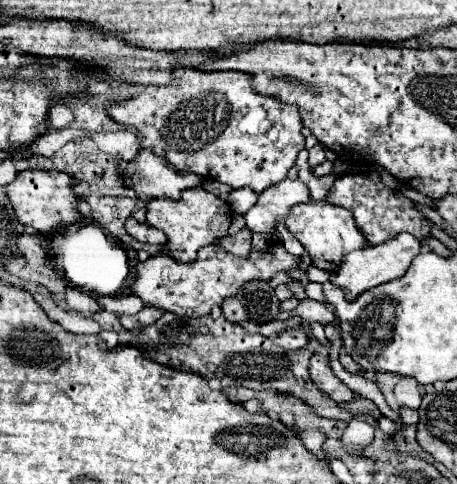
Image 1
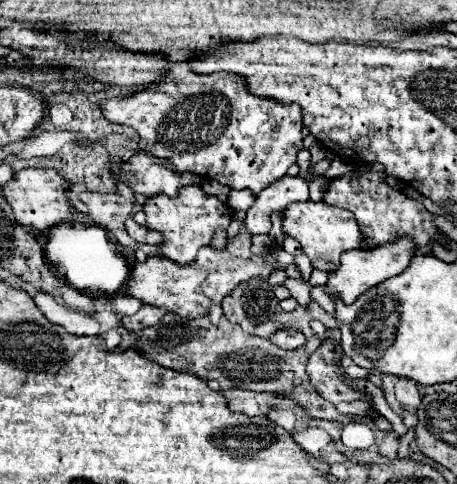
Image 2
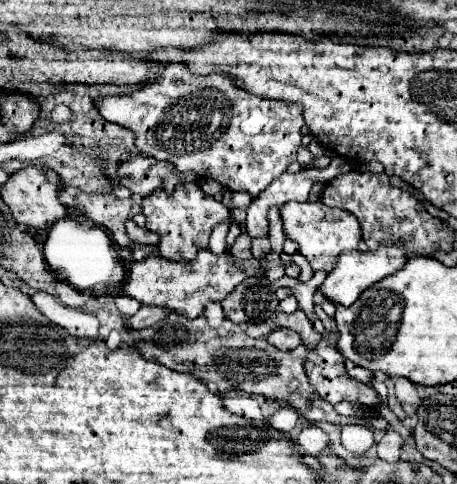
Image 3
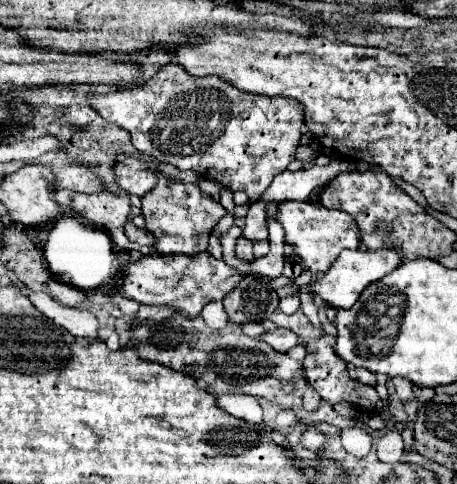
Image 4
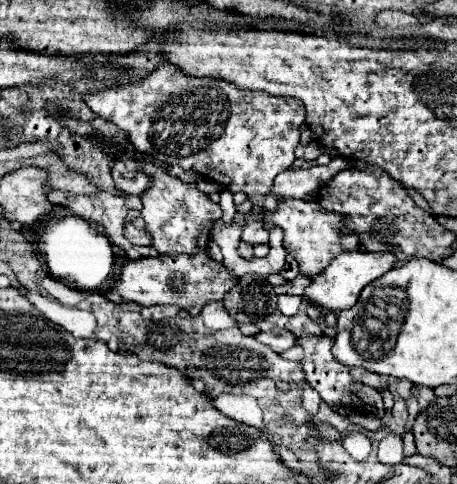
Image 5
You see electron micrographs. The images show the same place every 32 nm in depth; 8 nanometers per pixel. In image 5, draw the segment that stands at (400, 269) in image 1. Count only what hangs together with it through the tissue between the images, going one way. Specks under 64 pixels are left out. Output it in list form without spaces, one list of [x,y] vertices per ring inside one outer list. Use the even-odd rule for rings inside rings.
[[[352,250],[352,252],[342,252],[338,254],[332,264],[318,274],[312,284],[306,288],[306,296],[312,304],[320,304],[326,310],[348,310],[356,304],[360,292],[364,286],[368,286],[372,280],[384,276],[386,272],[390,272],[396,264],[396,256],[392,252],[362,252],[362,250]]]

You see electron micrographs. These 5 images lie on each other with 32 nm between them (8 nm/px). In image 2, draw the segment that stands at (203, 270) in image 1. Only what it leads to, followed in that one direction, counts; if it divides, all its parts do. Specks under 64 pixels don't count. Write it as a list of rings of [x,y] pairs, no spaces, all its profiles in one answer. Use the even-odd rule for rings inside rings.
[[[208,245],[200,248],[198,258],[190,264],[176,264],[164,256],[150,256],[146,262],[138,262],[128,280],[128,292],[142,304],[166,308],[168,312],[174,312],[182,318],[198,318],[206,316],[208,308],[212,304],[220,304],[226,294],[232,294],[238,284],[250,278],[268,280],[274,270],[286,270],[290,264],[294,264],[294,256],[282,248],[274,248],[266,256],[250,256],[244,260],[230,256],[226,250],[218,251]]]

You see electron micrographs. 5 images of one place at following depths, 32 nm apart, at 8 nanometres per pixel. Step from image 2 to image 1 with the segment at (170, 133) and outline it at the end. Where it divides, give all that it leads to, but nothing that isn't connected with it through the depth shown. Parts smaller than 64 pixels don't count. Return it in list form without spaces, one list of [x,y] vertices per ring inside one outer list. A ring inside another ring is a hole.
[[[180,68],[176,70],[170,86],[158,86],[156,92],[142,92],[126,102],[112,102],[108,106],[108,116],[120,124],[138,128],[144,136],[142,146],[170,160],[180,172],[194,172],[232,188],[248,186],[262,192],[284,180],[288,170],[294,166],[298,152],[305,148],[305,137],[301,133],[304,126],[296,104],[284,104],[274,96],[256,92],[250,78],[252,76],[242,72],[202,72],[194,68]]]

